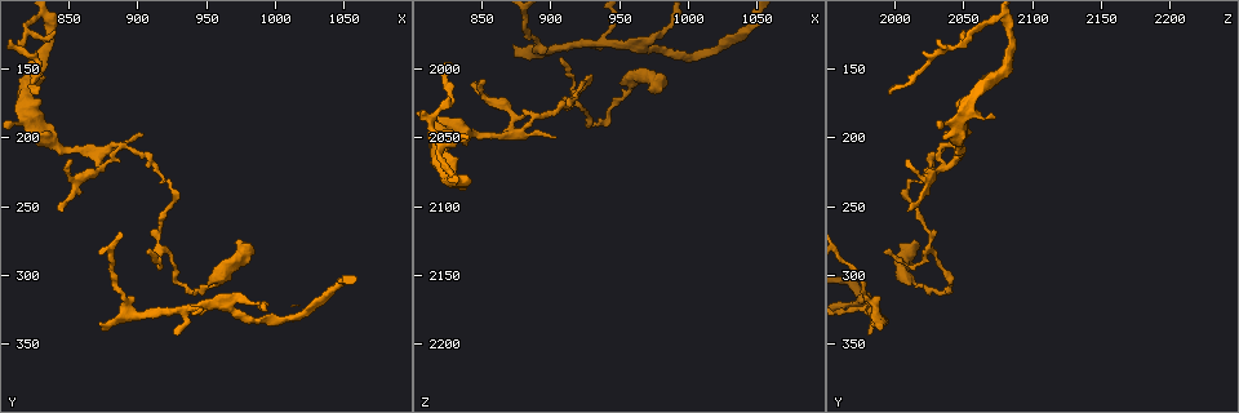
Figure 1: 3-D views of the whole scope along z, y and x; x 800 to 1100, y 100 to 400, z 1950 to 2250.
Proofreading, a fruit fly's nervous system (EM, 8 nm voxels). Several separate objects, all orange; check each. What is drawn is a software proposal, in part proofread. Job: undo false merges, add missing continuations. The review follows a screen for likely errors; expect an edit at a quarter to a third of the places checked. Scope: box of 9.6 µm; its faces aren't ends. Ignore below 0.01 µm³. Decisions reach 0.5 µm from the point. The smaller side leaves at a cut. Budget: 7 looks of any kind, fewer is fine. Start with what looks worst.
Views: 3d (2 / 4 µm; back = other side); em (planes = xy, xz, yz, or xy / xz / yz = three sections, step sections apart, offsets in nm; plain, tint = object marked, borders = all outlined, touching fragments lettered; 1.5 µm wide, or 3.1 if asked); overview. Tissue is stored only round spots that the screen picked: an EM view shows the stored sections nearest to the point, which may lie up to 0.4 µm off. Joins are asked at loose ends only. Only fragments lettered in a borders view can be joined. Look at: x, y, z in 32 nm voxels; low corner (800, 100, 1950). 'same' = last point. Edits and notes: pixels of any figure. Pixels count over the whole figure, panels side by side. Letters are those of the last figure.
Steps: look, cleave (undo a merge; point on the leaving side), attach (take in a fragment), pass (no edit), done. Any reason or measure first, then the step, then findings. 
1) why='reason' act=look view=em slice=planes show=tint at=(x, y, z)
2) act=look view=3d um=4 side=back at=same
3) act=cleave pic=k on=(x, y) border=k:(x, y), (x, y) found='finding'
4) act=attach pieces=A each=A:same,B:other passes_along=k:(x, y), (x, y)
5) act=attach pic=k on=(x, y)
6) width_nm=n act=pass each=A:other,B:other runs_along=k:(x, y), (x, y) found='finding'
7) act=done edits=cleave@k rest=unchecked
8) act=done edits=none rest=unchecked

why='free end' act=look view=em slice=planes show=borders at=(874, 336, 1984)

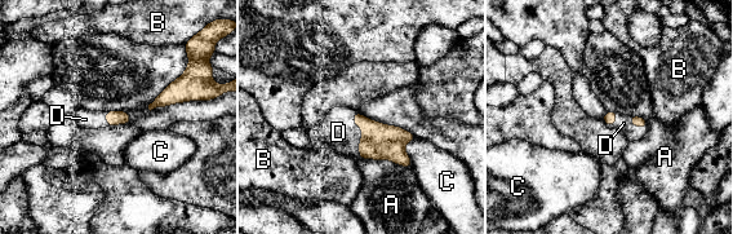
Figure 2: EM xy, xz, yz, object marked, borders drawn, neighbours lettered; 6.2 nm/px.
longest_contact=A:320nm act=attach pieces=D each=A:other,B:other,C:other,D:same found='it goes on there'

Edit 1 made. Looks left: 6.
why='branch stops here' act=look view=3d um=2 at=(930, 340, 1980)

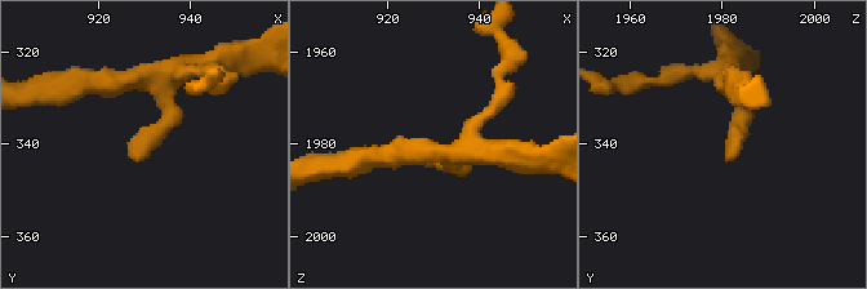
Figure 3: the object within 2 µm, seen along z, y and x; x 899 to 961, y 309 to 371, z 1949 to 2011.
why='shape alone is not enough' act=look view=em slice=xz step=8 show=borders at=(929, 343, 1981)

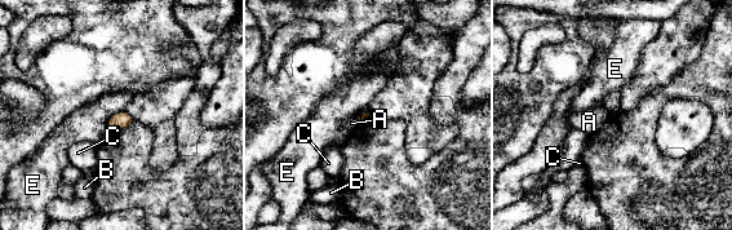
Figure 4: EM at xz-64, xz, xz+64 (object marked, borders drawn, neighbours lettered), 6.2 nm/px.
why='another direction' act=look view=em slice=planes show=borders at=same

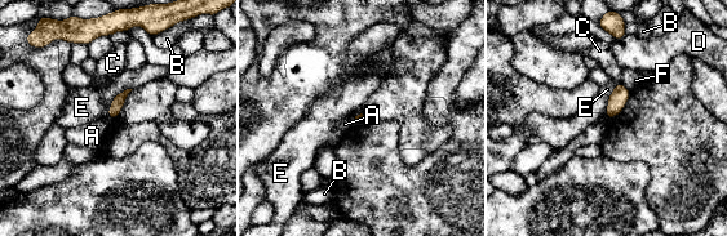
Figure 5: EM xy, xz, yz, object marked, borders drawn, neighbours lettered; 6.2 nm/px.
act=pass each=A:other,B:other,C:other,D:other,E:other,F:other border=5:(132, 88), (119, 92), (112, 99) found='no lettered fragment goes on from it'

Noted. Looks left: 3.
why='arms part here' act=look view=3d um=4 at=(868, 212, 2048)

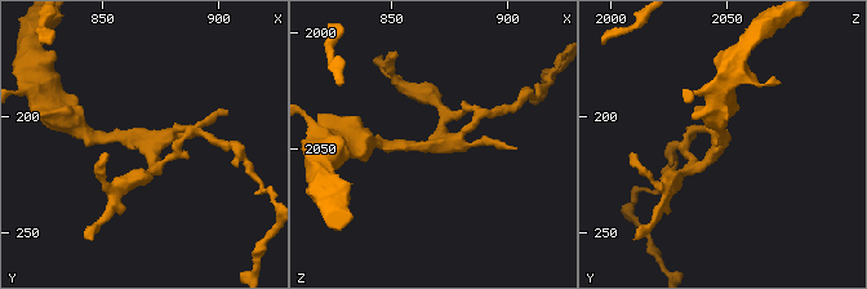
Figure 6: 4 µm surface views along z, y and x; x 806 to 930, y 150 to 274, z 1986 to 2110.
why='need the tissue' act=look view=em slice=yz step=8 show=tint at=(871, 211, 2048)

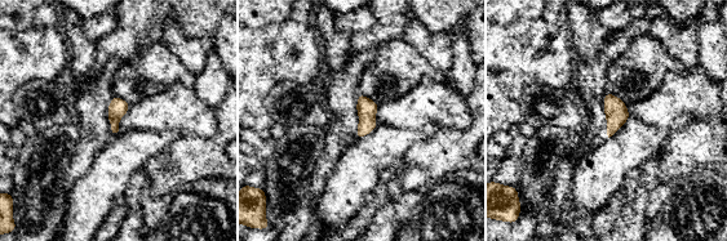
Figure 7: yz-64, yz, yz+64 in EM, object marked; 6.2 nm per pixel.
act=look view=em slice=planes show=borders at=same

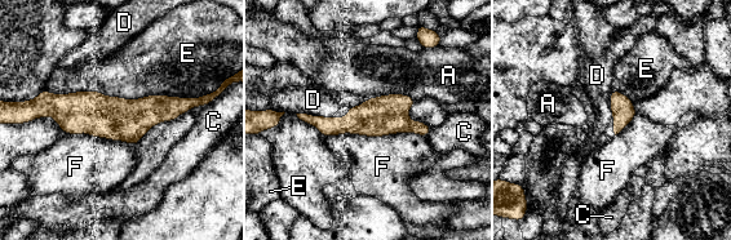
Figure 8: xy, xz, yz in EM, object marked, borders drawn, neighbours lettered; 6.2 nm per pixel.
longest_contact=E:1000nm act=pass each=A:other,C:other,D:other,E:other,F:other border=8:(425, 136), (340, 133), (324, 137) found='one neuron here'

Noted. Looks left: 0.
act=done edits=attach@2 rest=unchecked

